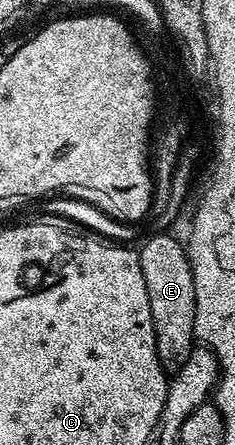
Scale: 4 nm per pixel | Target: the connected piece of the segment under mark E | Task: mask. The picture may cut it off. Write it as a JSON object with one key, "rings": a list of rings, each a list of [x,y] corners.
{"rings":[[[156,232],[138,253],[144,282],[148,289],[153,334],[156,336],[157,358],[168,374],[176,373],[188,362],[196,347],[195,328],[195,279],[192,278],[189,253],[168,232]]]}

